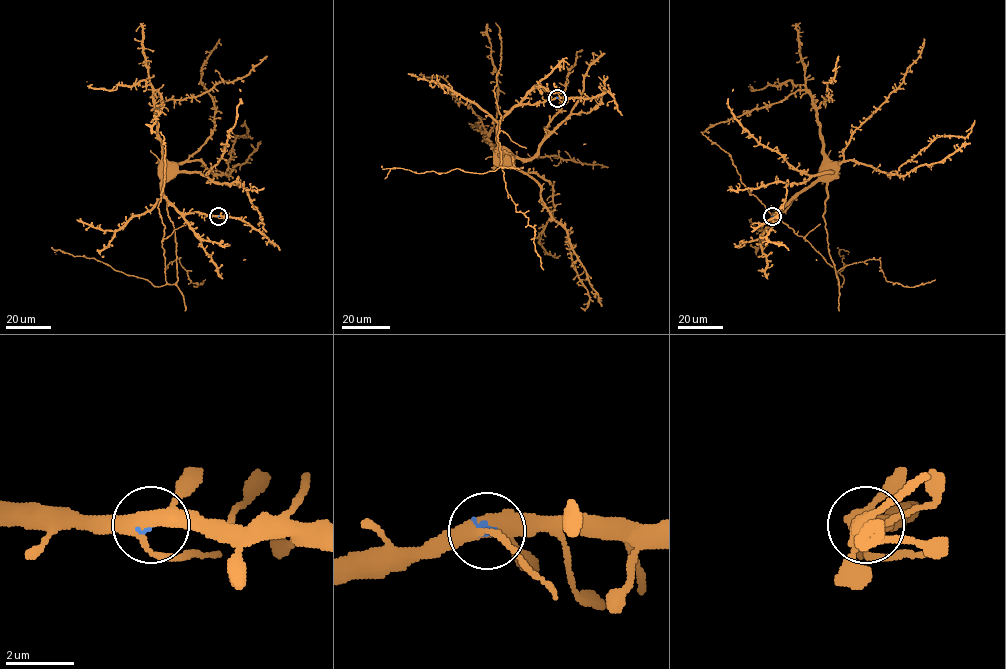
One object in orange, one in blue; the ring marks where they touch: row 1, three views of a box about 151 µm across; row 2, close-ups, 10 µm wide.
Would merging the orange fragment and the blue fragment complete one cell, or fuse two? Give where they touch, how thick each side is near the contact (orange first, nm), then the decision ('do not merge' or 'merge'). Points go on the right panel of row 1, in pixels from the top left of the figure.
place (772, 216); calibres 420 and 130 nm; merge

